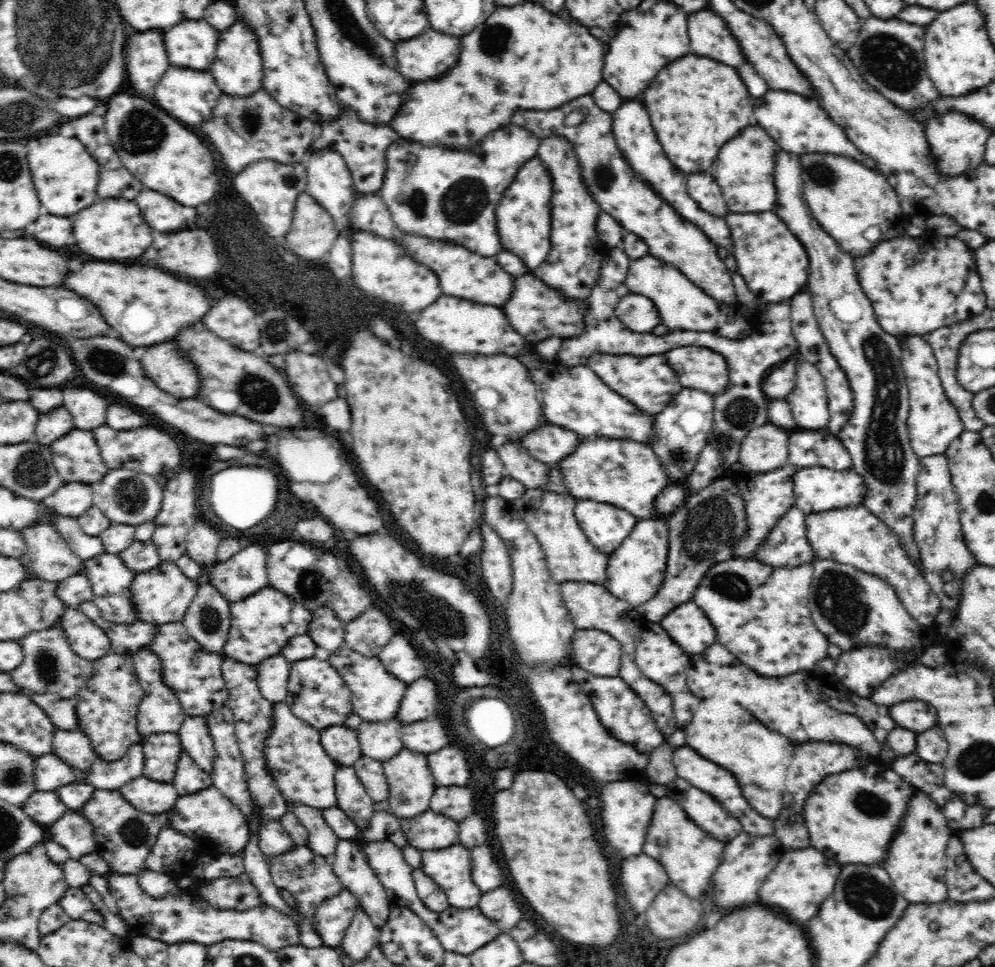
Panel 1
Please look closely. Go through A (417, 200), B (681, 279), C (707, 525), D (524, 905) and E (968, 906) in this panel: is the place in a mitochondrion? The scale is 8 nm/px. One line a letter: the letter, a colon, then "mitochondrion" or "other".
A: mitochondrion
B: other
C: mitochondrion
D: other
E: other

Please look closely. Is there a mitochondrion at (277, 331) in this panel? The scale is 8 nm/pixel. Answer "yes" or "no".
yes

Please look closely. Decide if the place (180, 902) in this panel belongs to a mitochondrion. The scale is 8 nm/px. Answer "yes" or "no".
no

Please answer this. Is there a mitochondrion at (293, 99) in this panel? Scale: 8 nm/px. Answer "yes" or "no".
no

